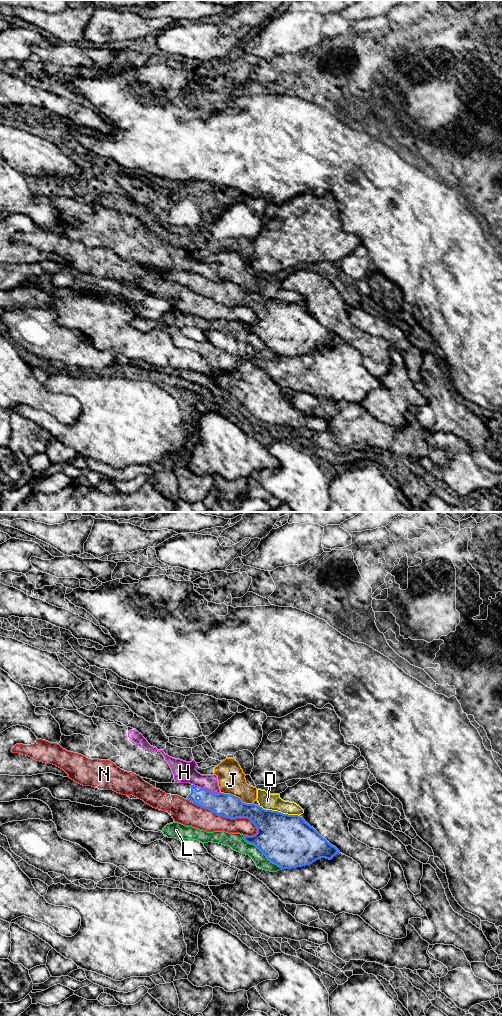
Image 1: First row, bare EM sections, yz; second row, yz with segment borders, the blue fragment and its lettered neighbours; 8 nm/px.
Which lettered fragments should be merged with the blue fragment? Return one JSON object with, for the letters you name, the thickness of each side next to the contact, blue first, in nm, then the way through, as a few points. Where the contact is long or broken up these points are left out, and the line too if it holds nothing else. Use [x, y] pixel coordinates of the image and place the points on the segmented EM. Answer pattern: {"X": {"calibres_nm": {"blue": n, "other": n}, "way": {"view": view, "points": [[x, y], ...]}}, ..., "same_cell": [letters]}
{"same_cell": []}

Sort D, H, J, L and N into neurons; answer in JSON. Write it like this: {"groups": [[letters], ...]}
{"groups": [["D", "J"], ["H"], ["L"], ["N"]]}

